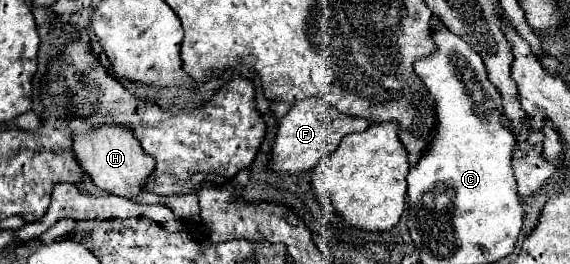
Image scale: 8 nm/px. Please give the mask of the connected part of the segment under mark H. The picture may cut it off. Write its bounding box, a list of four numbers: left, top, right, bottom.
[69,115,155,197]

